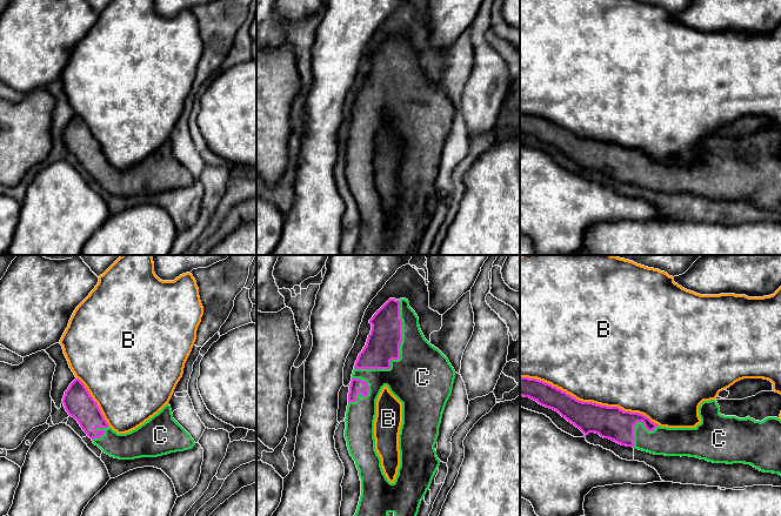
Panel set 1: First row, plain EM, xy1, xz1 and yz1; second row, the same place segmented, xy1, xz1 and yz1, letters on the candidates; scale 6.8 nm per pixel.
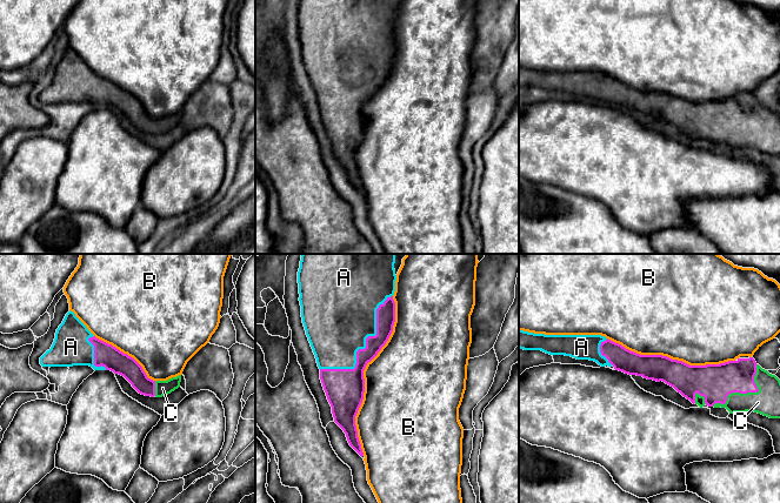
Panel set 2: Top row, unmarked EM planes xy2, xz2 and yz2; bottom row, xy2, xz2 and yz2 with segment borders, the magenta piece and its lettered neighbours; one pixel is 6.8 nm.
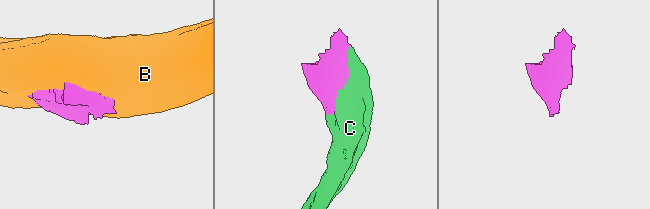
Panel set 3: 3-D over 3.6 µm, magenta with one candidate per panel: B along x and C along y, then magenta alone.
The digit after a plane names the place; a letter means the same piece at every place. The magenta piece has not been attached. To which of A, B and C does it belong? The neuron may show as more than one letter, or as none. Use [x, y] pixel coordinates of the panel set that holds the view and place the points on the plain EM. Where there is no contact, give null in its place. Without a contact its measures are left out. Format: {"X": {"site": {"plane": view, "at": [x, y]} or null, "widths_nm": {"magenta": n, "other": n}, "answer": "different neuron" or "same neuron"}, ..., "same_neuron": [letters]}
{"A": {"site": {"plane": "xz2", "at": [366, 84]}, "widths_nm": {"magenta": 160, "other": 440}, "answer": "same neuron"}, "B": {"site": {"plane": "xz2", "at": [362, 113]}, "widths_nm": {"magenta": 260, "other": 460}, "answer": "different neuron"}, "C": {"site": {"plane": "xz1", "at": [399, 91]}, "widths_nm": {"magenta": 240, "other": 420}, "answer": "same neuron"}, "same_neuron": ["A", "C"]}

